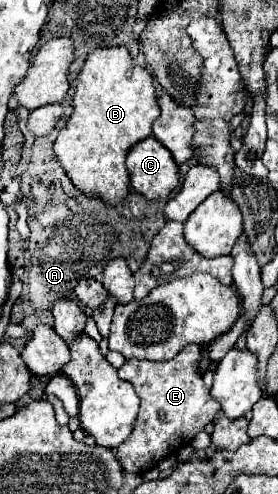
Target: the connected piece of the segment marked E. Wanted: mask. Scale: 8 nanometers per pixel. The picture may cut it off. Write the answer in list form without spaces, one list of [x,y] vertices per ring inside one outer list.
[[[186,345],[174,359],[154,363],[130,359],[118,369],[118,377],[130,381],[140,397],[140,411],[134,423],[130,437],[118,445],[116,457],[120,459],[124,471],[142,475],[156,467],[162,459],[176,455],[182,447],[186,447],[198,431],[202,431],[214,415],[220,411],[218,401],[210,397],[210,389],[204,385],[200,371],[200,345]]]

